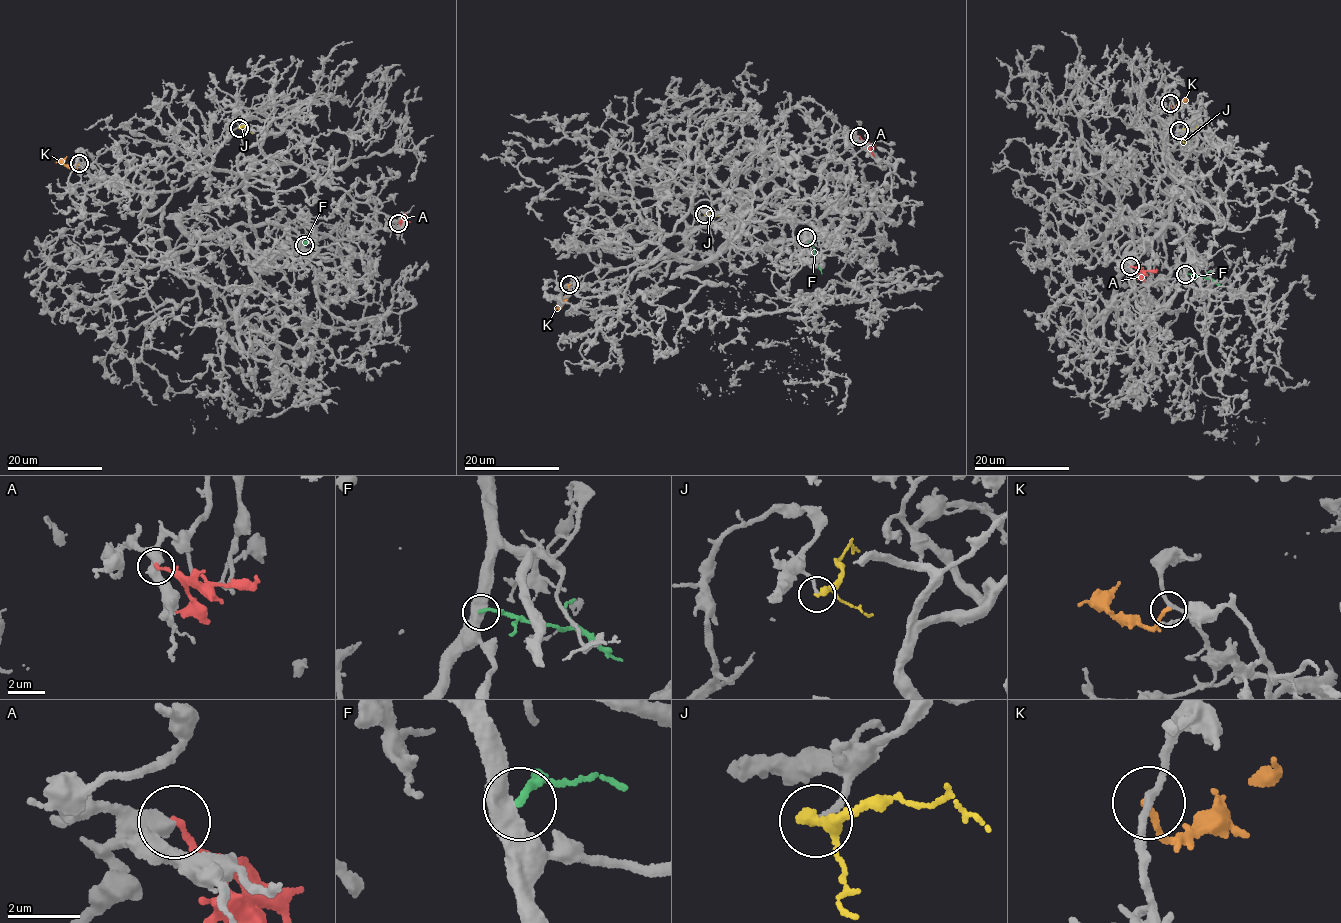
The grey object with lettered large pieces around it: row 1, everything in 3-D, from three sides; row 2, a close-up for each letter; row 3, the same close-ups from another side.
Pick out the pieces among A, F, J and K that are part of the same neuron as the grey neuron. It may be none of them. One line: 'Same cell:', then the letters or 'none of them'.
Same cell: none of them

